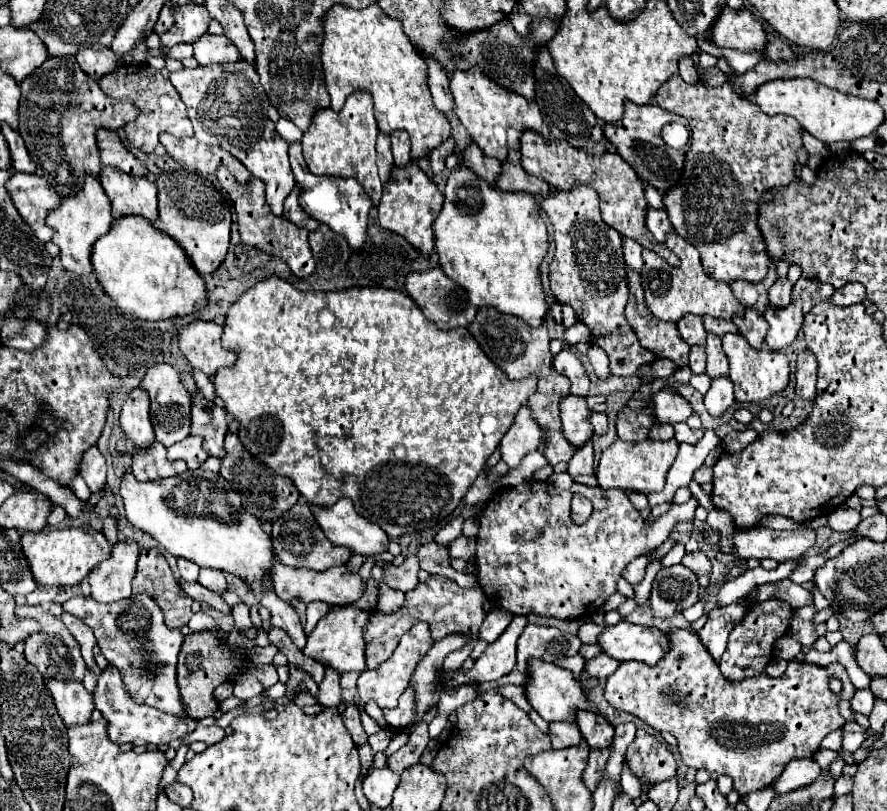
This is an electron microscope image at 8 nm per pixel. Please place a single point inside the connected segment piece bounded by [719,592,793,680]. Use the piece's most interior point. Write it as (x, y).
(750, 647)

